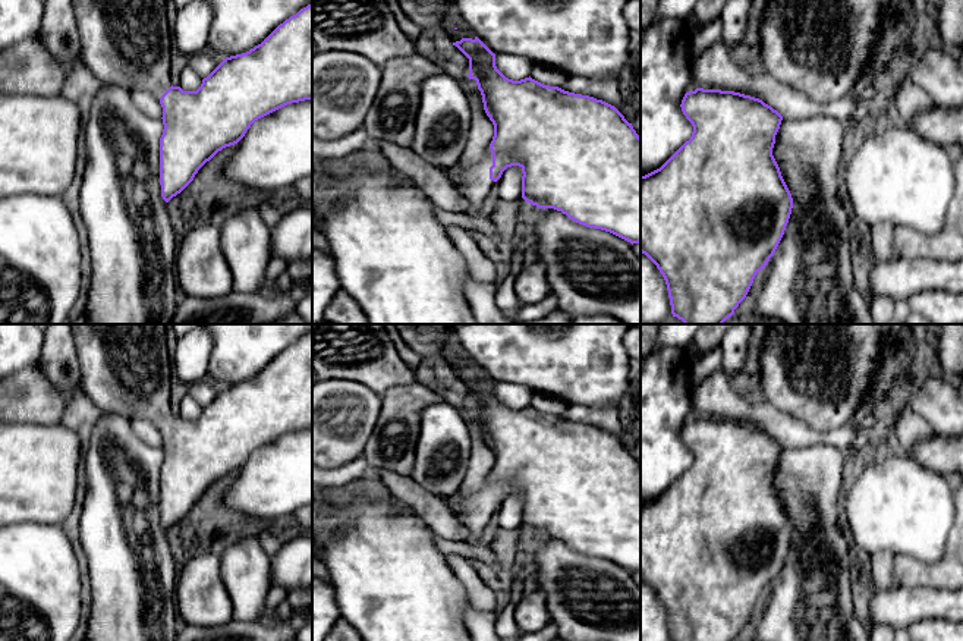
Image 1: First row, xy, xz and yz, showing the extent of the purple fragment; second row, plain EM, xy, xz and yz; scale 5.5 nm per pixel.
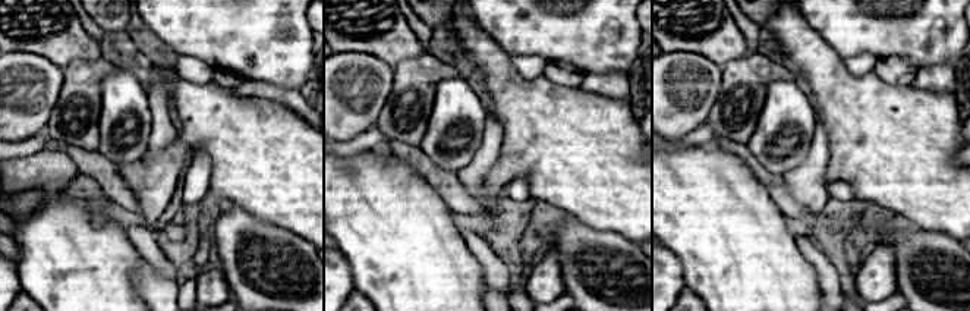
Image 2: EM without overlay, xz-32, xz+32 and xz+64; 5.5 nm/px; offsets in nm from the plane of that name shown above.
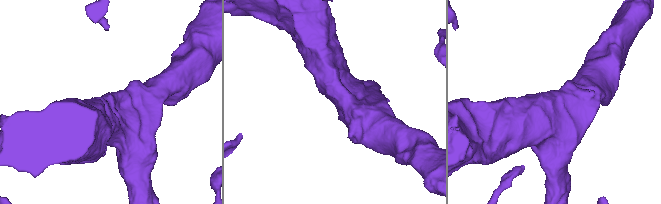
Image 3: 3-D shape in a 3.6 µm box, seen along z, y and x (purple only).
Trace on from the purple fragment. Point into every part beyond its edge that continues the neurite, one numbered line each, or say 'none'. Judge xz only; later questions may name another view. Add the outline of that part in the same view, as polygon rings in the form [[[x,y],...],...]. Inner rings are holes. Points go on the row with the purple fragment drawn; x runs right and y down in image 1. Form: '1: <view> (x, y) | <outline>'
1: xz (474, 187) | [[[488,147],[484,157],[465,170],[459,180],[450,180],[465,202],[465,214],[478,217],[495,188],[497,182],[490,179],[491,166],[492,154]]]

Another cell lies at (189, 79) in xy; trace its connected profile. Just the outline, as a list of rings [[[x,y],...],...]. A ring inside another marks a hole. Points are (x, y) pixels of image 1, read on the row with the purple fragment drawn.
[[[185,66],[179,73],[179,87],[183,91],[196,91],[202,84],[202,78],[189,66]]]

